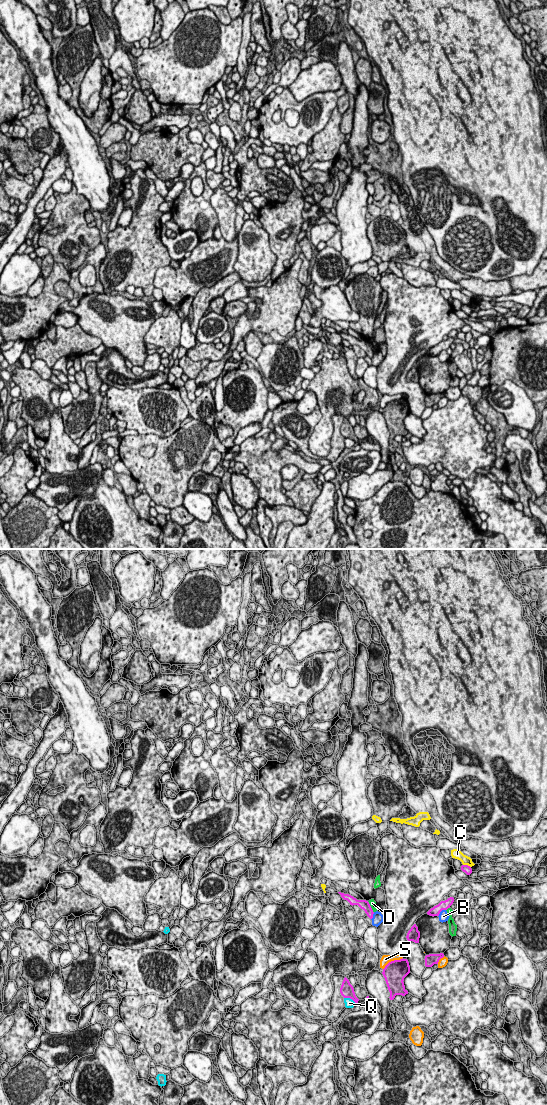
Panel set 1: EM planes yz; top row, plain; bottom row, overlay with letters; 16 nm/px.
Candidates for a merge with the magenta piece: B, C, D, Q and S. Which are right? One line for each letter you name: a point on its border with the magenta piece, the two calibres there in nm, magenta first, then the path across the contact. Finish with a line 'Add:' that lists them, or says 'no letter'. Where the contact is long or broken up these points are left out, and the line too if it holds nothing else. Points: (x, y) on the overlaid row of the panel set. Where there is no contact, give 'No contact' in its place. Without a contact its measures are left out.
Add: no letter

